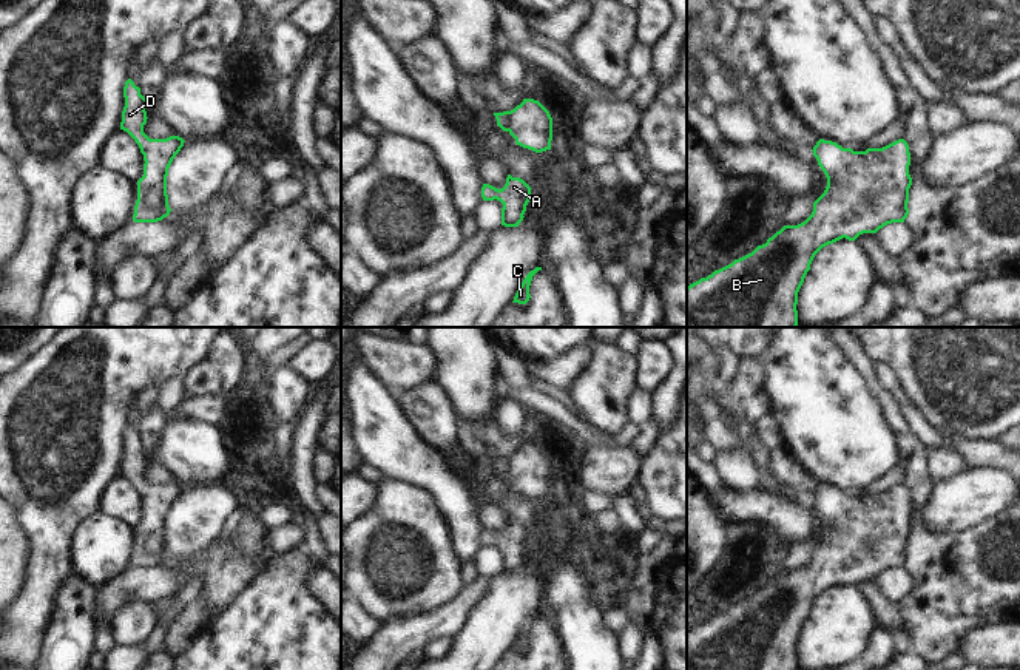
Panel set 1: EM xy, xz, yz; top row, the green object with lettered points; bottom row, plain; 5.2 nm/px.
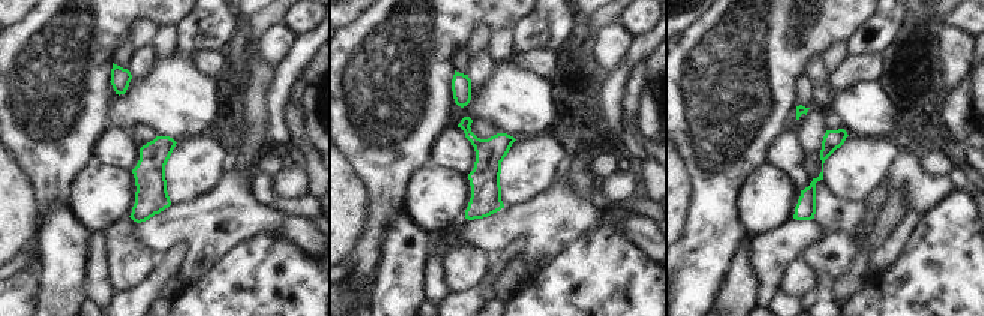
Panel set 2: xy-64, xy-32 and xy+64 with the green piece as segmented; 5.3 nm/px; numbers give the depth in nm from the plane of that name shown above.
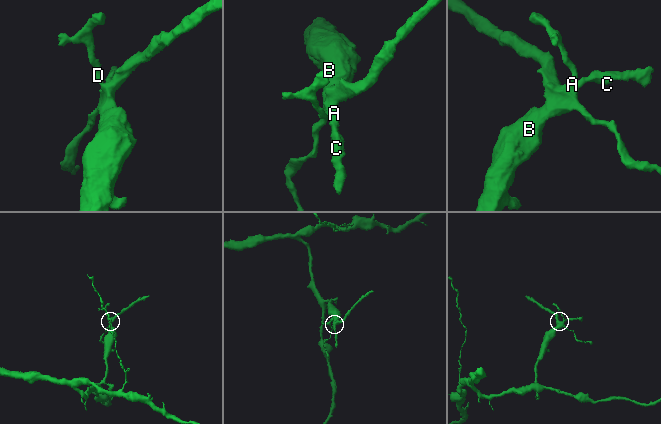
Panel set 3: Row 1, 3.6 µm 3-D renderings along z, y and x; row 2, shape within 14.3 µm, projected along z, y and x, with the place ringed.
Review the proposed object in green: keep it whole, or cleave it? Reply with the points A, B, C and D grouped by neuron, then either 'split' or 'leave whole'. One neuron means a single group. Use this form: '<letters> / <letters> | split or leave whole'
A B C D | leave whole

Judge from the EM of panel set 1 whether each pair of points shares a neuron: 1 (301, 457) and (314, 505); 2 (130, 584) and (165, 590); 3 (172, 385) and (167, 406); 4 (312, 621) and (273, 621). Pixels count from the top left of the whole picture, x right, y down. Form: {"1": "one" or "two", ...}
{"1": "one", "2": "one", "3": "one", "4": "one"}

